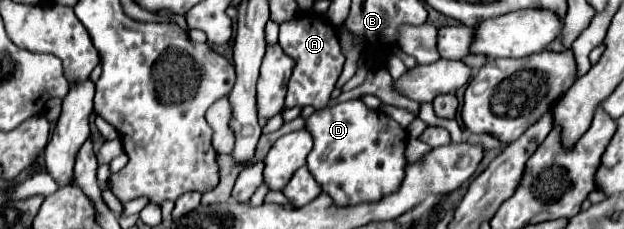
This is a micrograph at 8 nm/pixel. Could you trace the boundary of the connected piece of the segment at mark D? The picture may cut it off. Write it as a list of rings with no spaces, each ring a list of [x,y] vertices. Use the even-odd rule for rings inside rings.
[[[361,99],[343,101],[337,105],[325,107],[321,111],[315,111],[307,119],[307,131],[313,137],[313,149],[307,157],[309,171],[317,179],[317,183],[323,185],[323,191],[329,193],[337,205],[357,205],[361,201],[379,201],[383,195],[389,195],[395,189],[399,189],[405,177],[403,151],[407,145],[407,131],[401,129],[401,125],[395,123],[391,117],[387,117],[383,111],[369,109]]]

